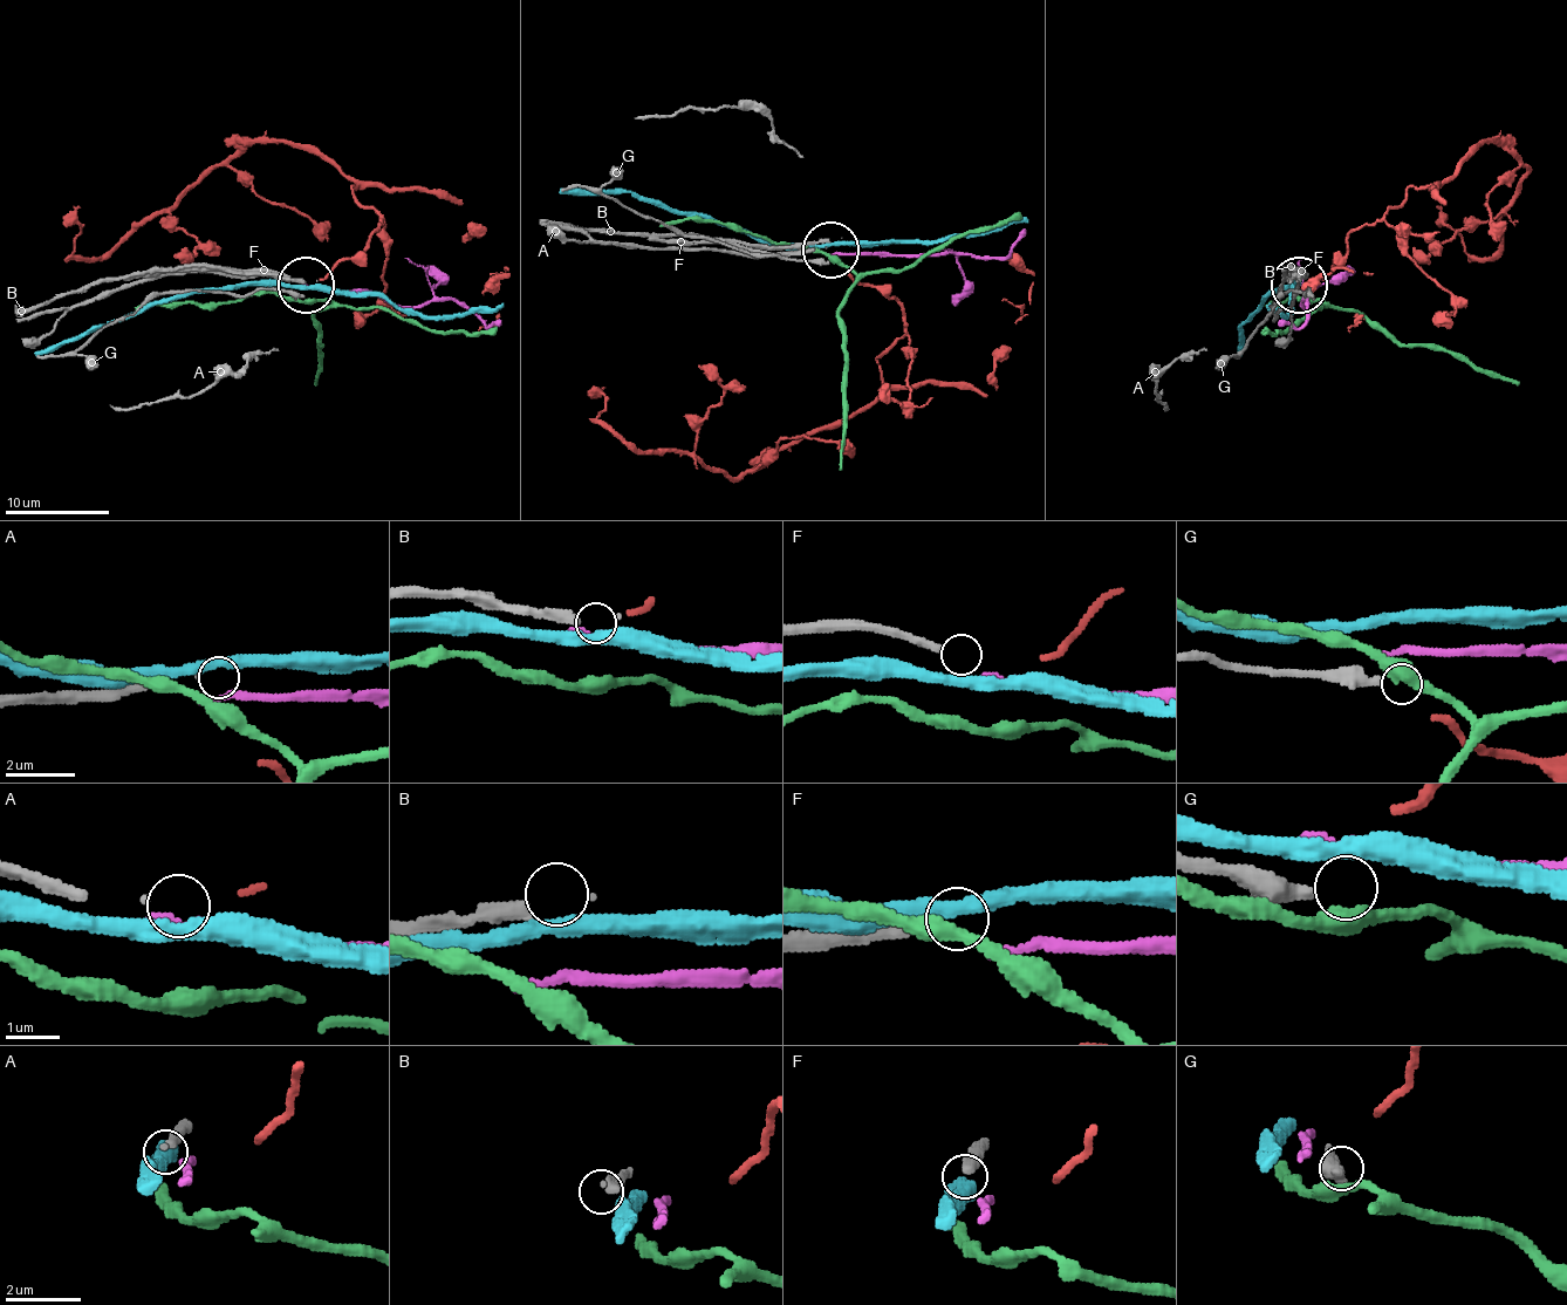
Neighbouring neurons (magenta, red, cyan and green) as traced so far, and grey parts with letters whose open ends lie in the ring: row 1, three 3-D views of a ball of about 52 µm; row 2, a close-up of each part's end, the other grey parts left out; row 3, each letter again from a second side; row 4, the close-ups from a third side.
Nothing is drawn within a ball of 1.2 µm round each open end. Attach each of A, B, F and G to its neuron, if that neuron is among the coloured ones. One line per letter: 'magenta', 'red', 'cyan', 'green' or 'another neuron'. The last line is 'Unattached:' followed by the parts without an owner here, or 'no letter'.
A: another neuron
B: another neuron
F: another neuron
G: another neuron
Unattached: A, B, F, G

